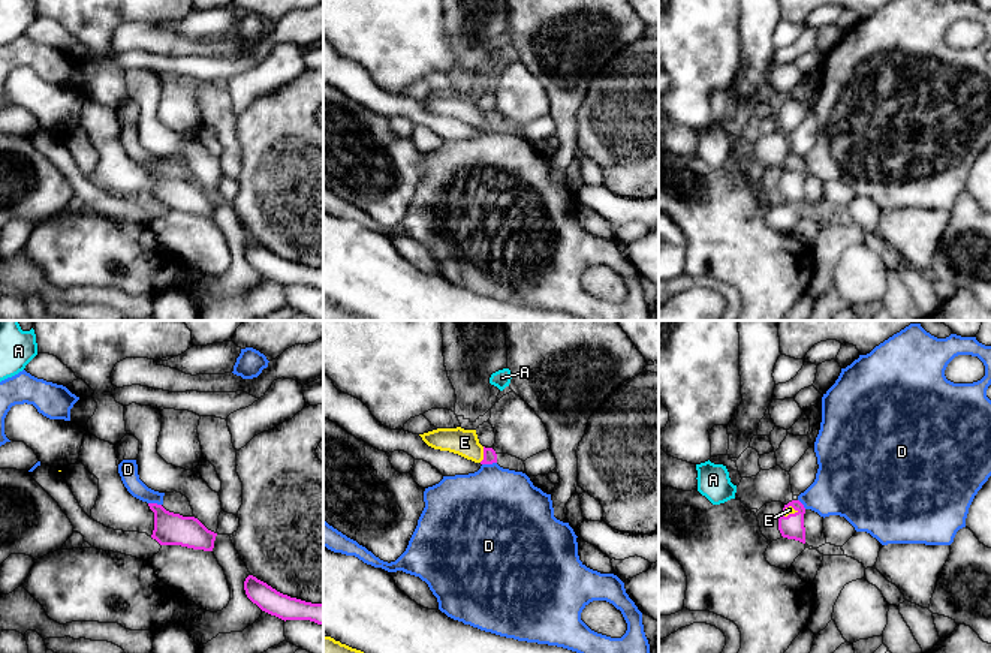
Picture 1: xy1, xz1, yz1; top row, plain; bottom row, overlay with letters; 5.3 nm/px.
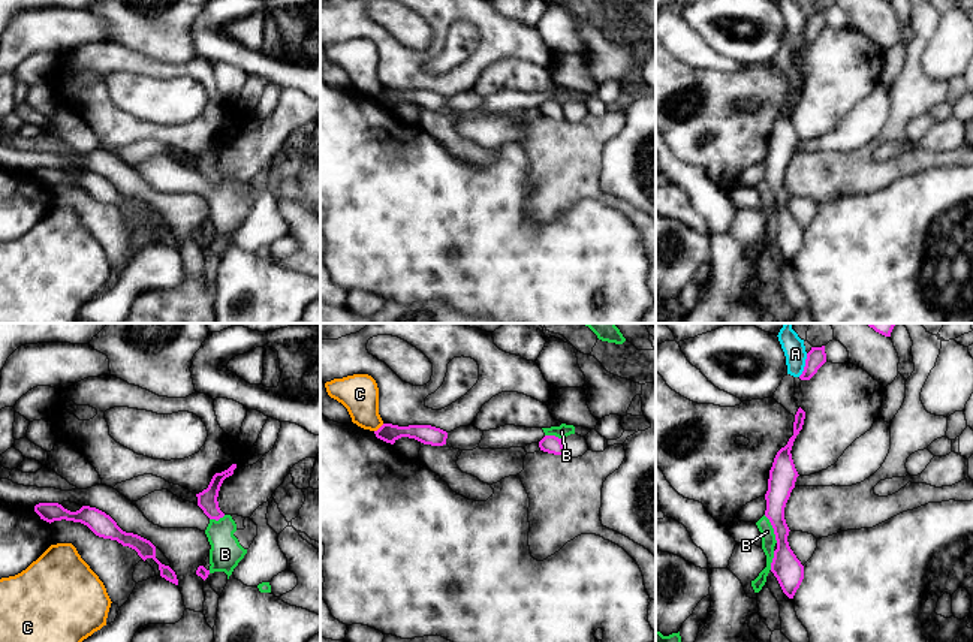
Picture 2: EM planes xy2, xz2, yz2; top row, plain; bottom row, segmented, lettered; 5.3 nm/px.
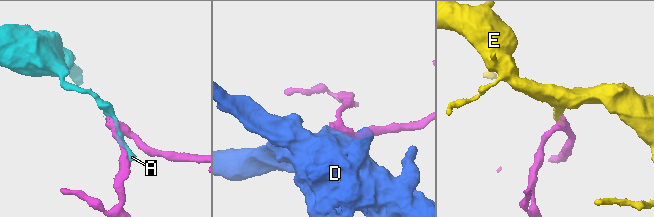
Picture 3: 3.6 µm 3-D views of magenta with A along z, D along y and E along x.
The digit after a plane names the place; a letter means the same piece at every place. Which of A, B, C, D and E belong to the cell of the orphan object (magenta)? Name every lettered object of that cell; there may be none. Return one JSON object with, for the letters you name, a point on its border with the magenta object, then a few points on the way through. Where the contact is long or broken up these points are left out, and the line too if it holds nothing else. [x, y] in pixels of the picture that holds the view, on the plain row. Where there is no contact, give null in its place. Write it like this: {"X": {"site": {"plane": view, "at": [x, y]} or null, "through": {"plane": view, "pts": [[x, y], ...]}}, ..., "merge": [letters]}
{"E": {"site": {"plane": "xz1", "at": [484, 119]}, "through": {"plane": "xz1", "pts": [[490, 120], [484, 119], [464, 107]]}}, "merge": ["E"]}

